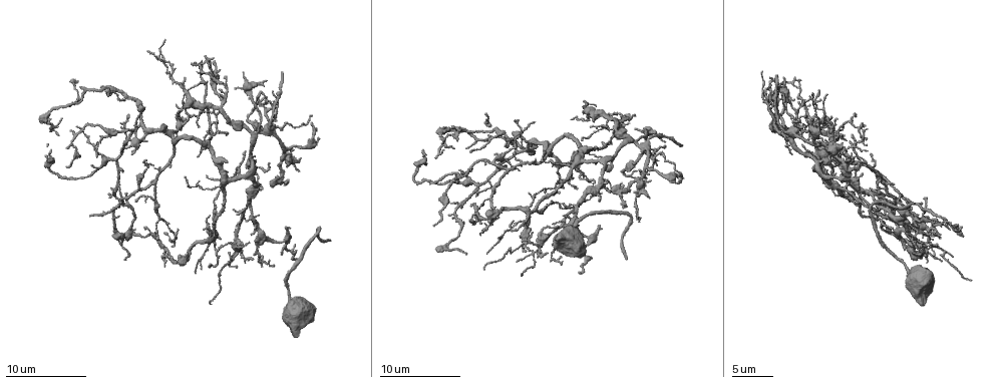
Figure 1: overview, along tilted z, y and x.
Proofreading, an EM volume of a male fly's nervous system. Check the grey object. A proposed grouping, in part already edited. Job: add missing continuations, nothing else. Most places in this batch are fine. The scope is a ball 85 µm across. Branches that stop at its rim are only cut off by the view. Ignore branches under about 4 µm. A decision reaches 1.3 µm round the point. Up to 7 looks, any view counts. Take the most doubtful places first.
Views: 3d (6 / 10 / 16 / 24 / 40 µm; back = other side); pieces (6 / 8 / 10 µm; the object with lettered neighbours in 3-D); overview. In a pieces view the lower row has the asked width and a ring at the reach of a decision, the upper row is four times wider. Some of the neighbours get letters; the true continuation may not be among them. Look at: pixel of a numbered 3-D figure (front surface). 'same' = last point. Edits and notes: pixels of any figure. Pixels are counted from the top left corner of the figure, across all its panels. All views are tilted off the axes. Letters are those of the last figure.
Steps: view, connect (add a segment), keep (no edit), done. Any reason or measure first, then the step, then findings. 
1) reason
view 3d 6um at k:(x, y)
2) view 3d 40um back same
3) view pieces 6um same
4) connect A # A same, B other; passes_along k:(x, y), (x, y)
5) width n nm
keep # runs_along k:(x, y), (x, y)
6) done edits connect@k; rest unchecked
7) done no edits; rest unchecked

an open end
view pieces 8um at 1:(517, 138)

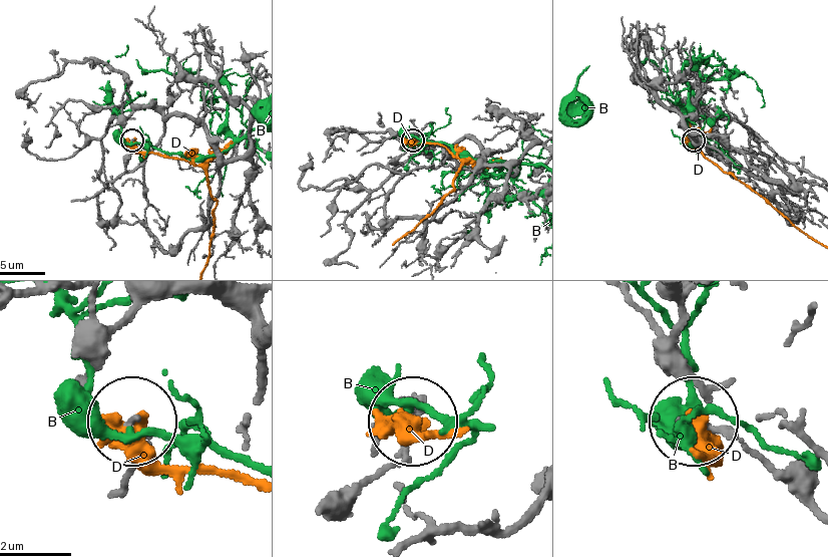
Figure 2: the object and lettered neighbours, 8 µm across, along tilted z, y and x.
keep # B other, D other; runs_along 2:(208, 130), (171, 114), (128, 170), (131, 142); no lettered segment goes on from it

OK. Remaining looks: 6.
tapers out
view pieces 8um at 1:(430, 183)

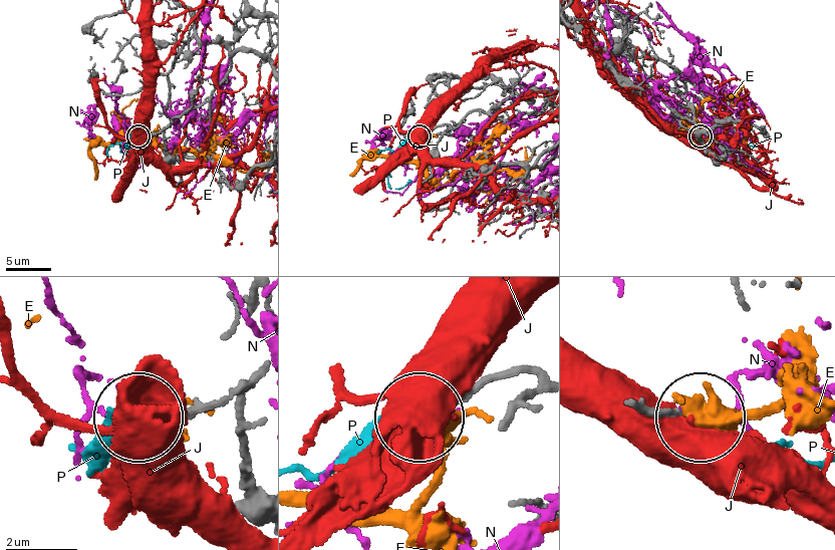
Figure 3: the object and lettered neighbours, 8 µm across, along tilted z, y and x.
connect P # E other, J other, N other, P same; passes_along 3:(637, 407), (822, 462); the cell continues

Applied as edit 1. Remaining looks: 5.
free end
view pieces 6um at 1:(246, 152)

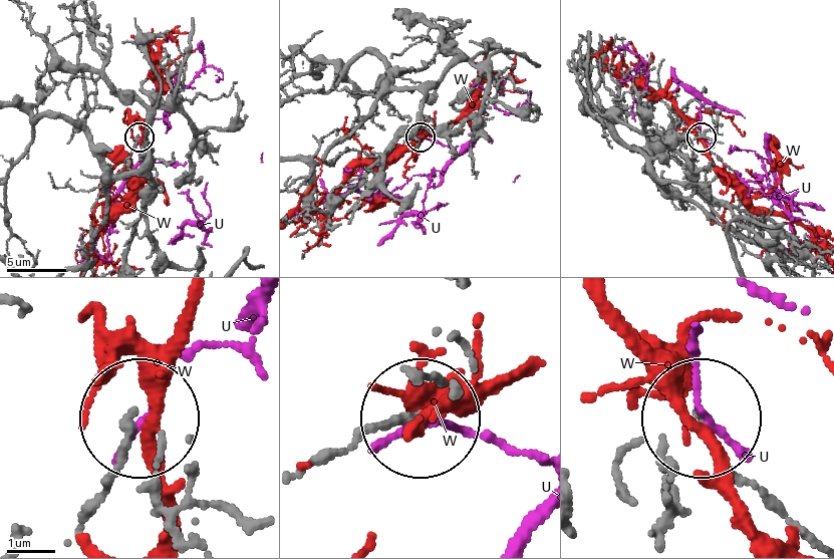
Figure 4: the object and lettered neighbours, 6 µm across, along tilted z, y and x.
width 130 nm
keep # U other, W other; runs_along 4:(93, 513), (137, 423); no lettered segment goes on from it

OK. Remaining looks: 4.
view pieces 10um at 1:(68, 166)

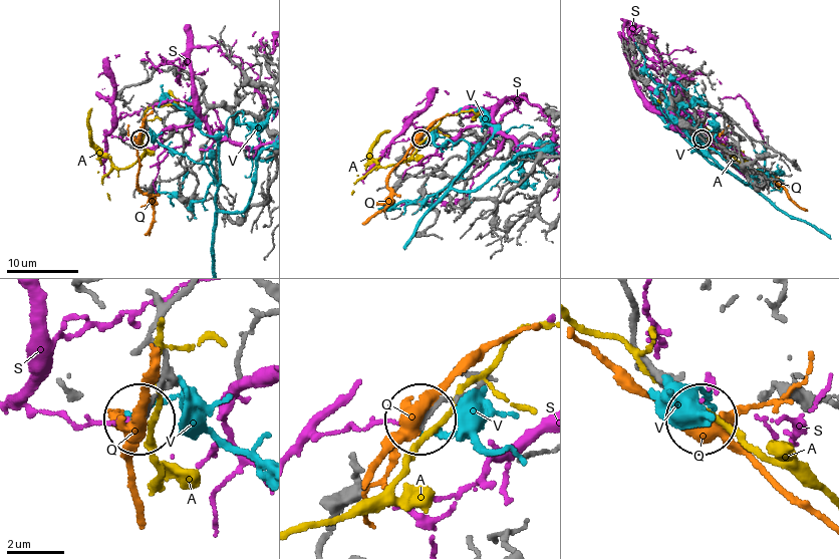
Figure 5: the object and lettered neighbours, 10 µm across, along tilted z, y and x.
keep # A other, Q other, S other, V other; none of them fits

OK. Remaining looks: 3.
done edits connect@3; rest unchecked

